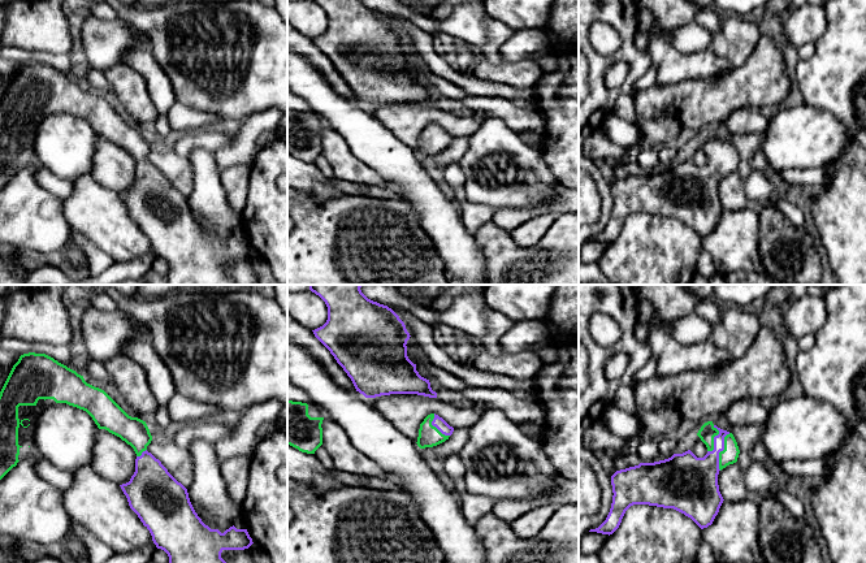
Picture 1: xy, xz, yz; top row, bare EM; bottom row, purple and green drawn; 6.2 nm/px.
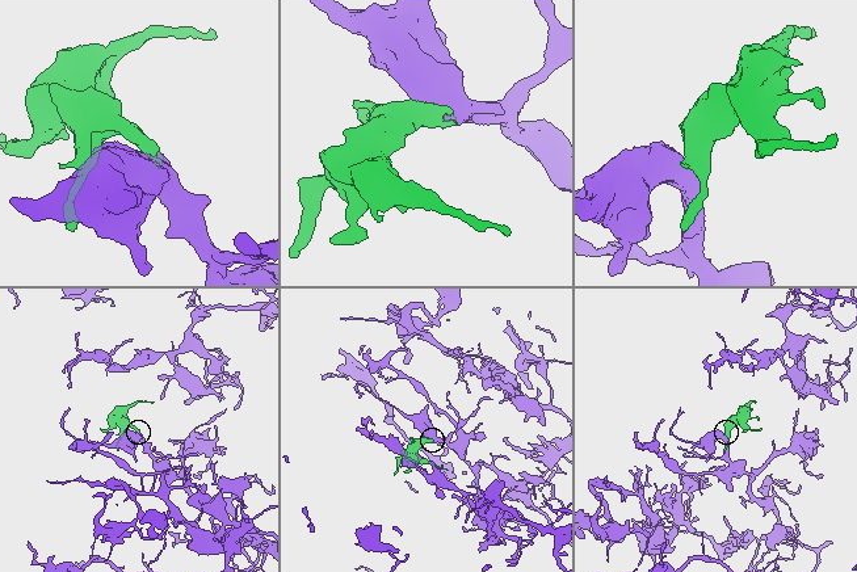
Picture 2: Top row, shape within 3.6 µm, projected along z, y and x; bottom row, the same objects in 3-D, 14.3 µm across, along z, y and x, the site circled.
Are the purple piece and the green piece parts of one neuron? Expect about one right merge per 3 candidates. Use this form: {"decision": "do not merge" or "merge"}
{"decision": "merge"}

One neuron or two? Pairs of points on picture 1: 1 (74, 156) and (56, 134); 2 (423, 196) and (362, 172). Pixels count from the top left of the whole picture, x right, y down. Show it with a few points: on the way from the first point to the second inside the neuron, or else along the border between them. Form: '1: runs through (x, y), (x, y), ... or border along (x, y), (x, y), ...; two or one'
1: runs through (69, 151), (61, 139); one
2: border along (372, 169), (393, 181), (399, 190); two

